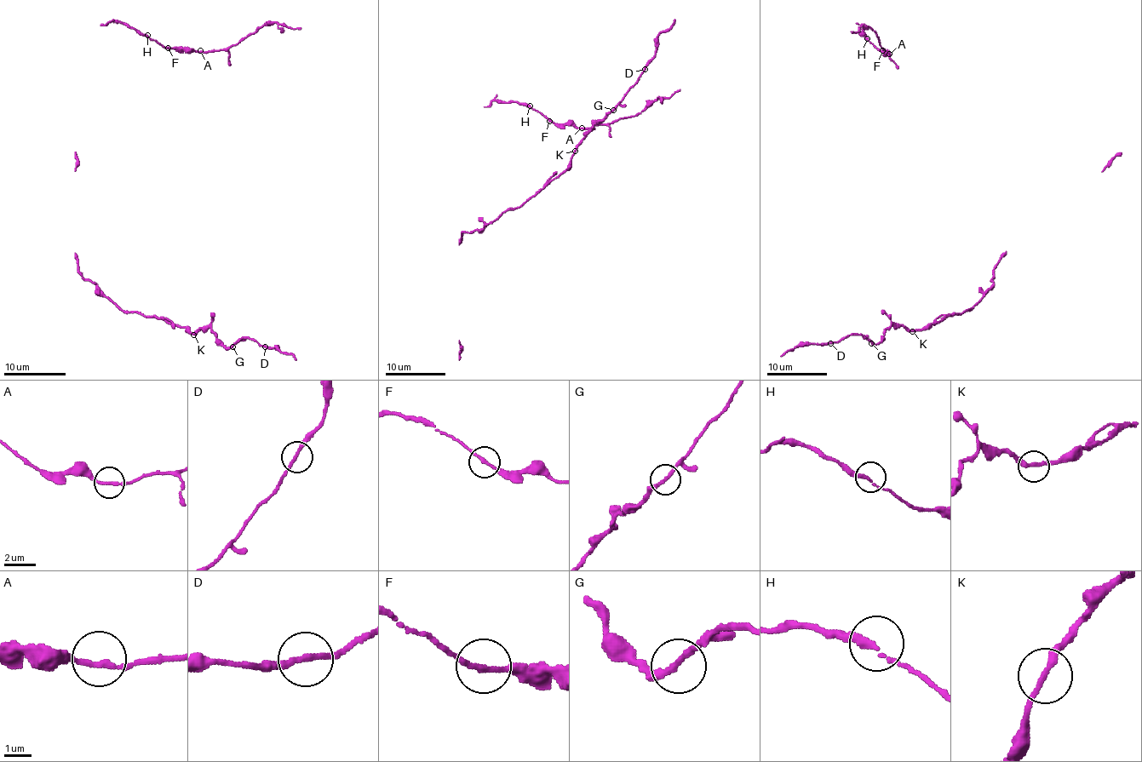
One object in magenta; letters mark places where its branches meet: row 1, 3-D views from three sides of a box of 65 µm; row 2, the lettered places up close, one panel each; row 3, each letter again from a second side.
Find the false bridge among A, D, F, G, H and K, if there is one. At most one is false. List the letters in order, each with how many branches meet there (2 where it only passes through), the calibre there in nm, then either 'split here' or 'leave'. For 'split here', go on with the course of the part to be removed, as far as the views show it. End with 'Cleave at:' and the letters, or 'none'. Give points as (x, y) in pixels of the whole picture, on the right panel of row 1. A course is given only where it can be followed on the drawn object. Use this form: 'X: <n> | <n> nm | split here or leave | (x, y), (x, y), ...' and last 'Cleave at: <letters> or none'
A: 2 | 190 nm | leave
D: 2 | 200 nm | leave
F: 2 | 190 nm | leave
G: 2 | 240 nm | leave
H: 2 | 200 nm | leave
K: 2 | 240 nm | leave
Cleave at: none

